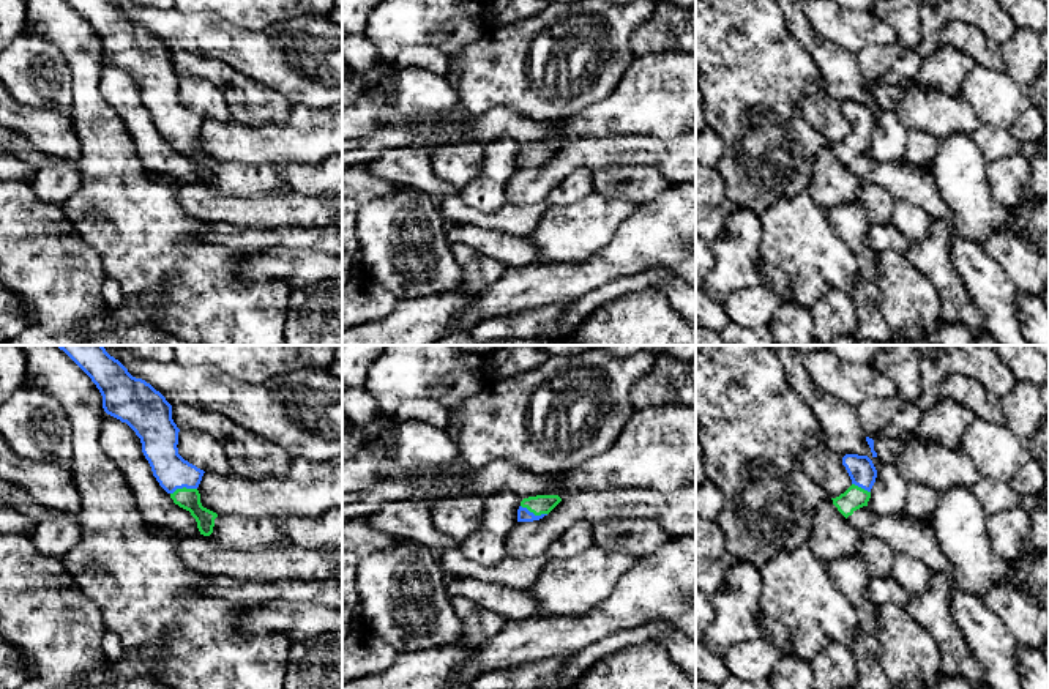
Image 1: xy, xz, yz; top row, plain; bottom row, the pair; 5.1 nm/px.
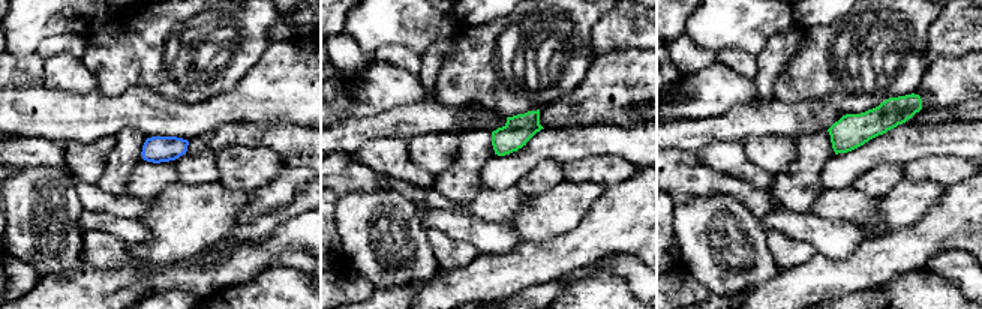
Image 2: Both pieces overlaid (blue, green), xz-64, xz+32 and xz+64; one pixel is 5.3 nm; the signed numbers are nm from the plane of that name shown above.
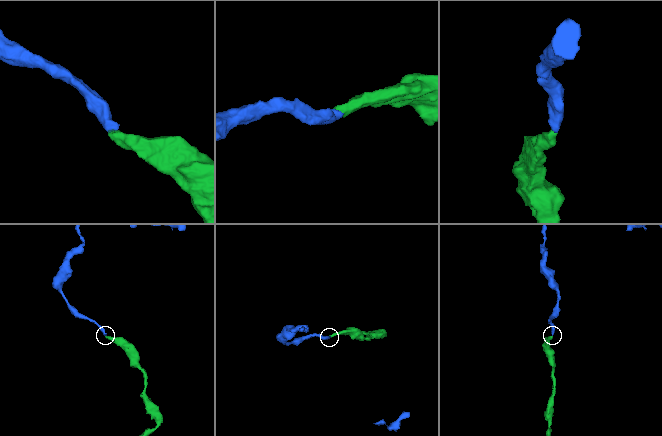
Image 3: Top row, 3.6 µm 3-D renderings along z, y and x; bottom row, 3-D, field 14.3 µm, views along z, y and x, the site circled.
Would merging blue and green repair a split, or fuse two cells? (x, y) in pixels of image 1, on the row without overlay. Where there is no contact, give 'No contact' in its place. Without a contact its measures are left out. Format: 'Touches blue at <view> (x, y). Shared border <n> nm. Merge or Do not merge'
Touches blue at xy (183, 133). Shared border 140 nm. Merge

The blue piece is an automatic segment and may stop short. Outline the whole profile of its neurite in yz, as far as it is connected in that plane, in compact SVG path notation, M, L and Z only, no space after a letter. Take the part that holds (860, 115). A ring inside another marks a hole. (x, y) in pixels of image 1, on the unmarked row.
M846 101L842 104L842 112L852 126L852 132L831 147L838 158L847 166L857 156L868 153L877 117L868 102L858 101Z

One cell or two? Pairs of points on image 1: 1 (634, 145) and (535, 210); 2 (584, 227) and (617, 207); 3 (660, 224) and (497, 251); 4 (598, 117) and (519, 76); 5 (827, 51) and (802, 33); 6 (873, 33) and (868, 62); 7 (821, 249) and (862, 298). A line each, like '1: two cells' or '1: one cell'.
1: two cells
2: one cell
3: two cells
4: two cells
5: one cell
6: two cells
7: two cells

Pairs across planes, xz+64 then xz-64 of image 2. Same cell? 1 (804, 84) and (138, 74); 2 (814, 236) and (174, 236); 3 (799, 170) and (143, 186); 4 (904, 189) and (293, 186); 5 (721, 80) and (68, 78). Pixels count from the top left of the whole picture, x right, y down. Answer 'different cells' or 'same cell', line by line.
1: same cell
2: different cells
3: different cells
4: different cells
5: same cell

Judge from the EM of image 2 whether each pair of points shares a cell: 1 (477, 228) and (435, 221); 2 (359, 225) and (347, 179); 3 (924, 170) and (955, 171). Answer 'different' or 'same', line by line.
1: same
2: different
3: same

